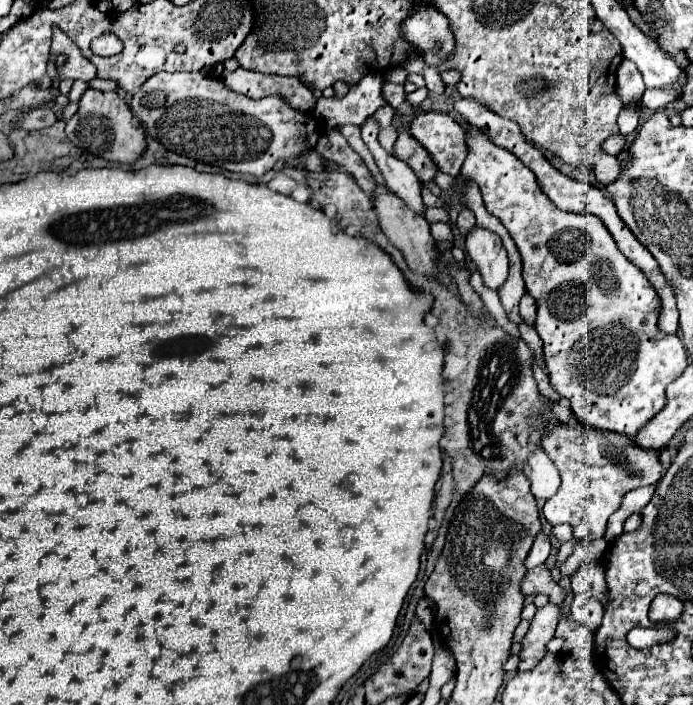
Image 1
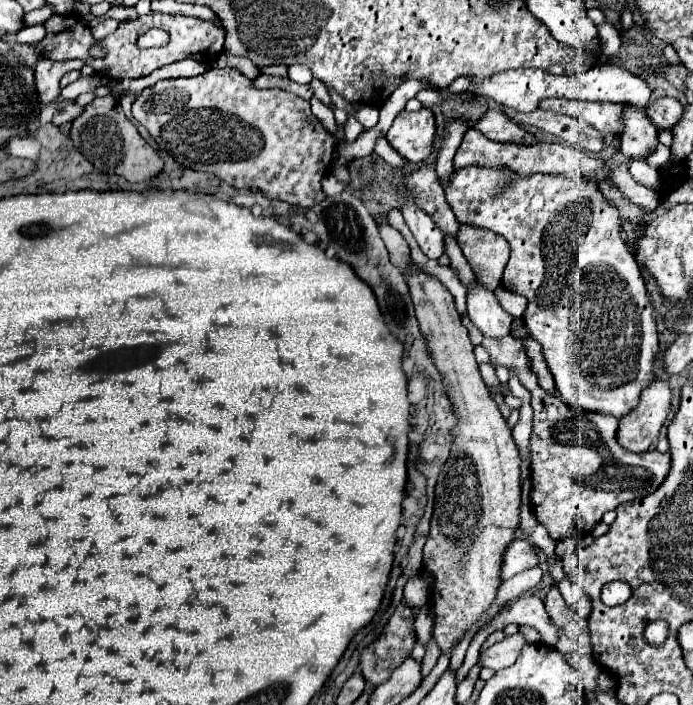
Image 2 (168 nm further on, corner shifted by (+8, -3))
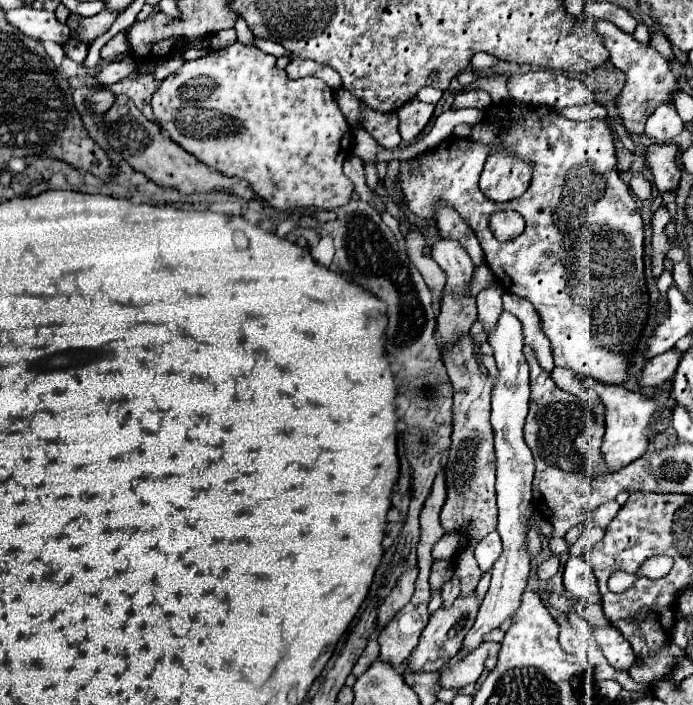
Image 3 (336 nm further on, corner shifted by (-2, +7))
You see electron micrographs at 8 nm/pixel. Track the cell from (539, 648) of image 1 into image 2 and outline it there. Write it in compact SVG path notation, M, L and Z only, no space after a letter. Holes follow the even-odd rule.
M516 632L512 636L506 636L504 640L496 642L488 650L480 652L478 664L482 668L492 668L492 670L502 670L506 666L512 666L518 658L518 650L522 648L522 642L526 642L526 640L520 632Z

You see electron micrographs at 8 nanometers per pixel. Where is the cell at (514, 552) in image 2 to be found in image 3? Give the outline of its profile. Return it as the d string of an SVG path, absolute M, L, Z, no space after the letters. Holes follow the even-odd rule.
M490 532L478 546L476 546L476 562L478 566L488 572L494 566L494 560L500 558L502 552L502 540L498 536L498 532Z

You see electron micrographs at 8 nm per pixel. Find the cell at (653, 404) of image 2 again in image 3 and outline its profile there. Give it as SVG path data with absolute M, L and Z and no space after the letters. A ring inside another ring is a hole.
M582 378L584 386L590 386L606 404L608 414L606 414L606 434L604 434L604 444L602 444L602 452L604 452L604 460L606 466L610 470L618 470L624 464L644 456L646 448L648 448L648 438L652 434L652 422L654 416L658 412L658 404L654 396L646 396L642 392L634 392L628 388L612 388L612 386L604 386L602 382L596 382L592 378Z

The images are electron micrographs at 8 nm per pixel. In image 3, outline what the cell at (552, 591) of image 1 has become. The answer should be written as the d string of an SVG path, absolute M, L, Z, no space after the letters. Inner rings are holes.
M572 600L572 610L578 612L578 615L584 618L590 626L598 626L600 628L600 626L608 624L600 604L588 604L584 600Z

